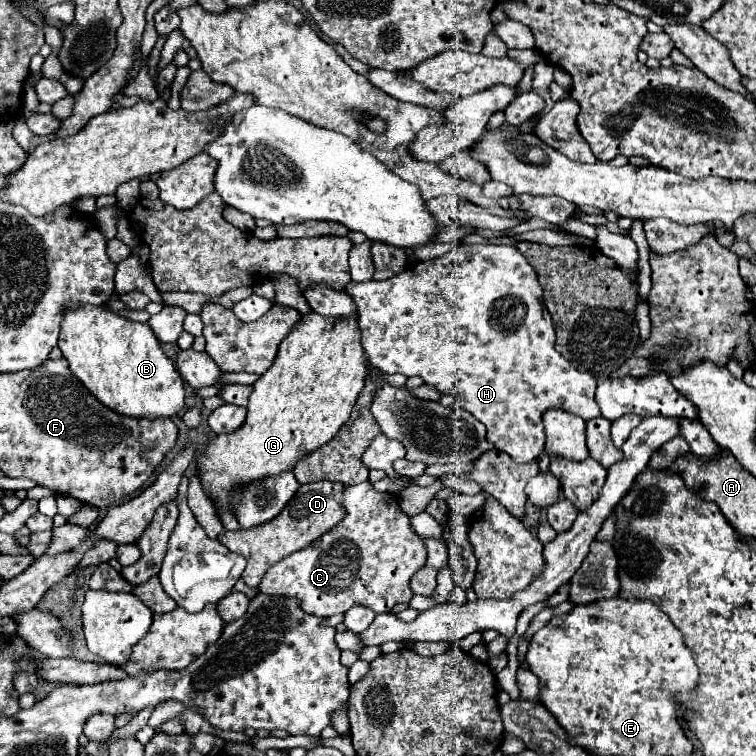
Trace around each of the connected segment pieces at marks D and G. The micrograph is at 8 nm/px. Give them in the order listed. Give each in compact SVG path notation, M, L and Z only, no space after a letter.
M317 481L301 485L297 495L291 499L291 503L277 515L277 519L271 519L271 523L265 523L263 527L255 527L251 531L225 531L219 539L223 545L229 547L229 551L239 553L247 559L247 567L242 573L242 579L247 587L257 588L263 575L269 567L273 567L283 557L307 547L311 541L319 539L327 529L333 529L345 515L343 509L343 483L331 483L331 481Z
M309 313L281 341L273 365L253 385L253 393L247 403L245 423L237 431L225 435L219 433L213 439L209 439L205 451L197 459L197 477L201 481L205 495L211 499L219 519L223 511L235 515L233 501L249 483L267 477L277 477L283 471L293 469L295 463L299 463L303 457L329 443L341 429L341 425L349 419L357 395L365 385L365 375L369 367L359 339L361 335L357 327L357 317L327 319L317 313Z

